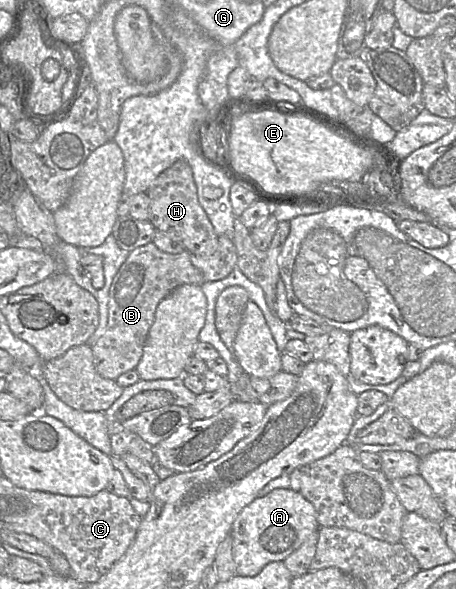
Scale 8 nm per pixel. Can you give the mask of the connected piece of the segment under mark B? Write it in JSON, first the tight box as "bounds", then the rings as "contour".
{"bounds":[92,242,205,380],"contour":[[[151,242],[131,251],[110,287],[106,332],[92,347],[98,374],[106,379],[117,380],[122,374],[136,369],[160,301],[181,285],[201,286],[203,283],[205,278],[191,263],[187,250],[169,254],[160,251]]]}

